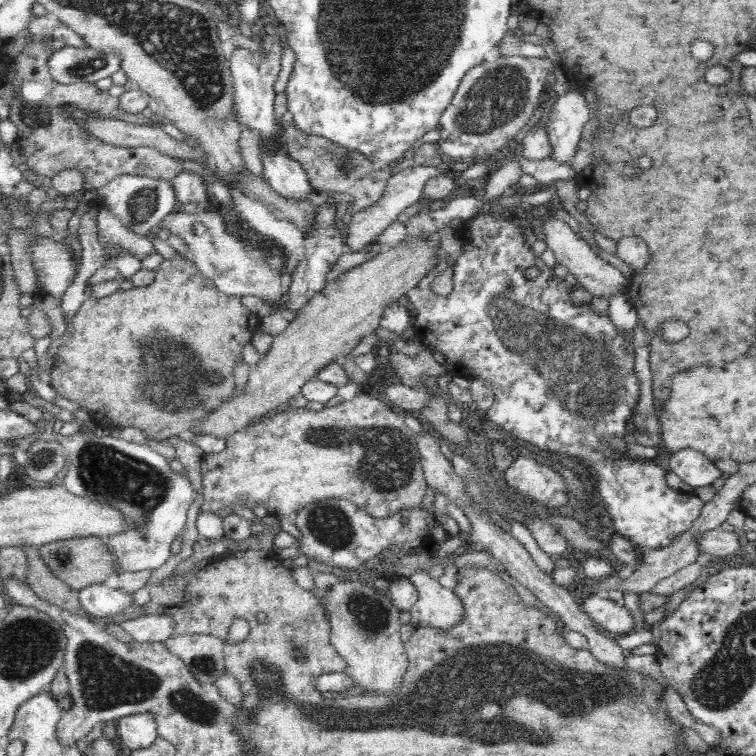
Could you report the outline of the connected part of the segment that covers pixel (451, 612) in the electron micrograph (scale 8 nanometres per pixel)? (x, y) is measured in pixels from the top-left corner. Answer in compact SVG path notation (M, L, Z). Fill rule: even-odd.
M422 569L414 571L409 579L419 596L410 610L411 622L416 626L435 626L444 630L460 622L464 607L454 594L455 589L444 588L439 584L440 580Z

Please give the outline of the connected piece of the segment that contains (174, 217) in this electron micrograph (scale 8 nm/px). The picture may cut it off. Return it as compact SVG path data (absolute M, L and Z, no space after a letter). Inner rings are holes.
M212 208L207 212L199 210L195 214L185 214L178 210L168 214L159 227L184 240L192 262L202 276L212 281L221 293L240 297L258 296L276 310L284 302L287 290L281 286L280 265L252 254L244 240L233 238L225 226L222 210Z

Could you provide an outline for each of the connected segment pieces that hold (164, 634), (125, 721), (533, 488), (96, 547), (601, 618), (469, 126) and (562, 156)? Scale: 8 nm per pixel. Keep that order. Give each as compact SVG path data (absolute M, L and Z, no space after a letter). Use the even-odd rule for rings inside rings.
M142 615L123 620L118 627L132 635L136 642L160 642L172 637L174 621L166 615Z
M150 713L119 718L117 739L123 750L148 749L159 738L155 717Z
M517 453L511 466L506 470L505 480L510 488L523 498L537 502L552 511L568 502L567 487L563 477L553 467L536 468L530 455Z
M80 536L64 541L50 542L38 546L40 559L48 565L56 578L79 591L91 584L111 582L117 577L114 574L114 557L110 557L110 549L104 539L98 536Z
M587 594L582 605L586 614L607 633L625 635L634 631L632 613L605 595Z
M507 56L498 57L492 62L482 62L472 67L462 79L450 106L442 113L439 120L440 140L437 142L439 152L456 160L456 165L476 159L490 160L496 152L511 150L513 138L520 130L528 130L532 126L532 115L540 110L542 100L549 97L544 90L545 75L548 74L551 63L548 57Z
M570 88L566 94L553 99L547 135L552 147L551 158L570 165L579 150L581 134L585 130L590 109L580 91Z

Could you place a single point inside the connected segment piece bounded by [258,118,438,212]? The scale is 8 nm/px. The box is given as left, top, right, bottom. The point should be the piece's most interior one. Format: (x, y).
(332, 168)

